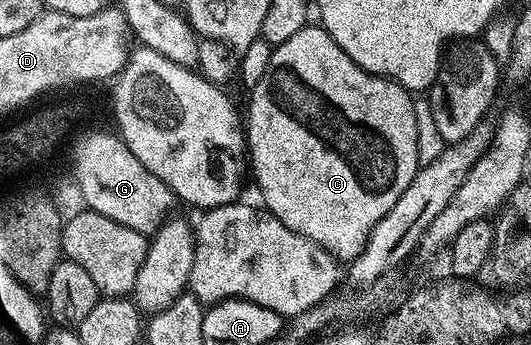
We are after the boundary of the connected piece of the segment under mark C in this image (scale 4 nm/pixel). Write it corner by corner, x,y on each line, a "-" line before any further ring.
320,24
304,26
291,40
272,47
273,55
270,60
270,67
266,75
259,80
259,84
252,87
249,98
249,118
247,114
247,152
251,157
251,168
257,172
257,182
261,188
261,198
264,209
274,214
284,226
291,228
296,234
310,238
318,246
325,247
330,254
341,260
352,260
363,252
375,224
395,208
395,200
407,192
411,180
416,176
419,169
417,160
417,125
415,124
415,98
410,91
405,90
397,82
390,78
381,78
377,74
367,72
335,40
330,36
325,27

